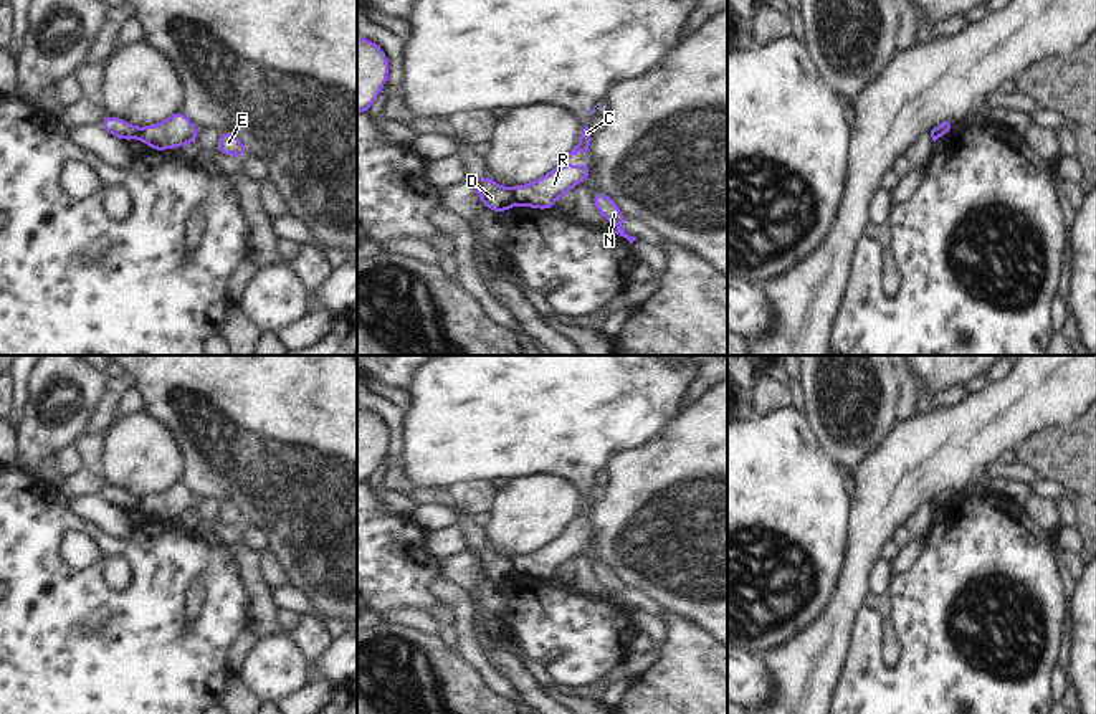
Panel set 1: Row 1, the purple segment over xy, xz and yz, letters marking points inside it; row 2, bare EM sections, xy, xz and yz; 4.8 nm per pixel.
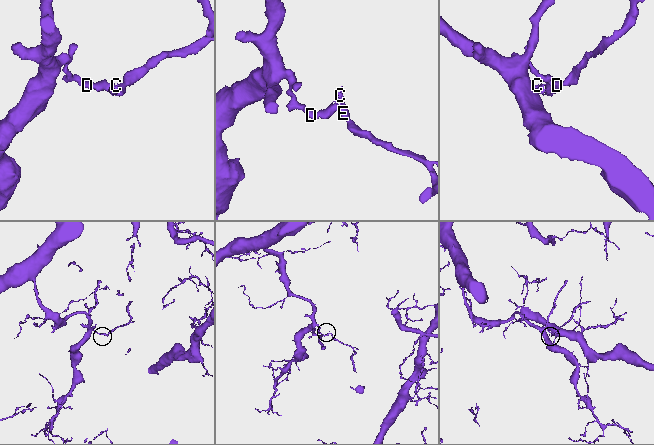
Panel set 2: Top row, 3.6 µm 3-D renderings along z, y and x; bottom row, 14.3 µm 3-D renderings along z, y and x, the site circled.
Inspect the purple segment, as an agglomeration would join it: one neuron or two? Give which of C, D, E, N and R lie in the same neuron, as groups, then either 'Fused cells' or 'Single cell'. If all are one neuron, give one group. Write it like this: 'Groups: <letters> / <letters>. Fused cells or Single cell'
Groups: C E N R / D. Fused cells

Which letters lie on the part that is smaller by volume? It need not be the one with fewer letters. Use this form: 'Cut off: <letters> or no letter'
Cut off: C, E, N, R

